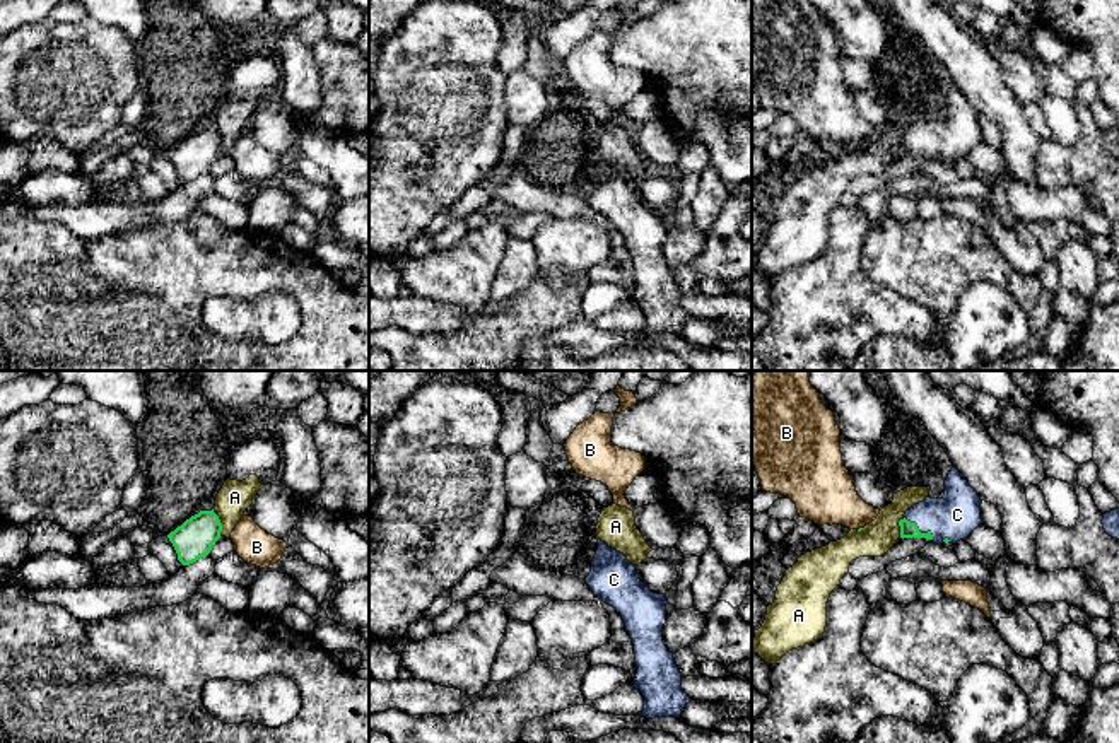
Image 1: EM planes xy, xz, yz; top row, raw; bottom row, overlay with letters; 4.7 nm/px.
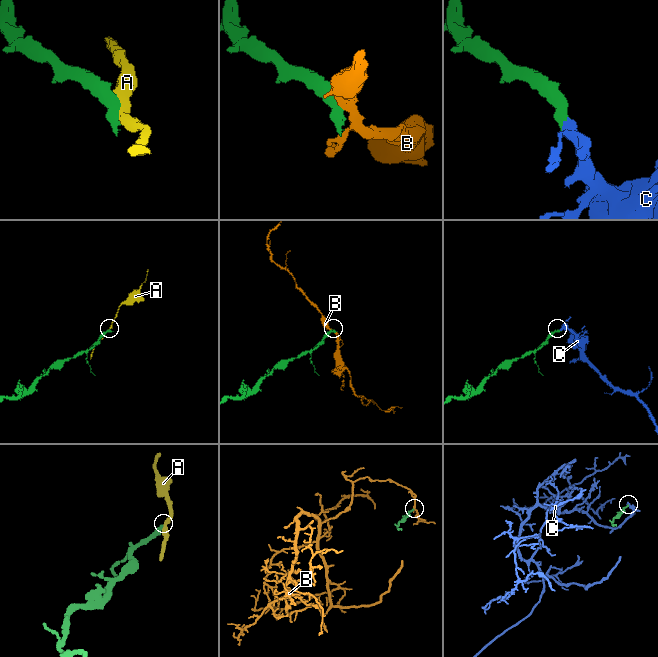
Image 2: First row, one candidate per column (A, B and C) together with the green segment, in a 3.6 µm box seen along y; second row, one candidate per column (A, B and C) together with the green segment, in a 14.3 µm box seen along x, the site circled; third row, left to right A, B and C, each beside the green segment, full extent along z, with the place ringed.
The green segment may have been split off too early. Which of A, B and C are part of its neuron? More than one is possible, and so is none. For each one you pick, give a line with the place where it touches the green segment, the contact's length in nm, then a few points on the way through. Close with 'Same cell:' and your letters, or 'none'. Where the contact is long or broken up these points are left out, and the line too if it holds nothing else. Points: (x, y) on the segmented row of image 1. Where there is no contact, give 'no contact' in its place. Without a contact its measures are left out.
C: meets green in yz at (918, 530); contact 180 nm long; runs through yz (908, 530), (918, 530), (928, 520), (957, 514)
Same cell: C

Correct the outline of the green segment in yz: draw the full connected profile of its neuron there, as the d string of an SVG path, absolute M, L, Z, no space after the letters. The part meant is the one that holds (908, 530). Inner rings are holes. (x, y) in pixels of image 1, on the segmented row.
M953 466L941 499L926 497L905 511L899 521L900 538L926 538L934 545L958 543L982 524L981 497Z

